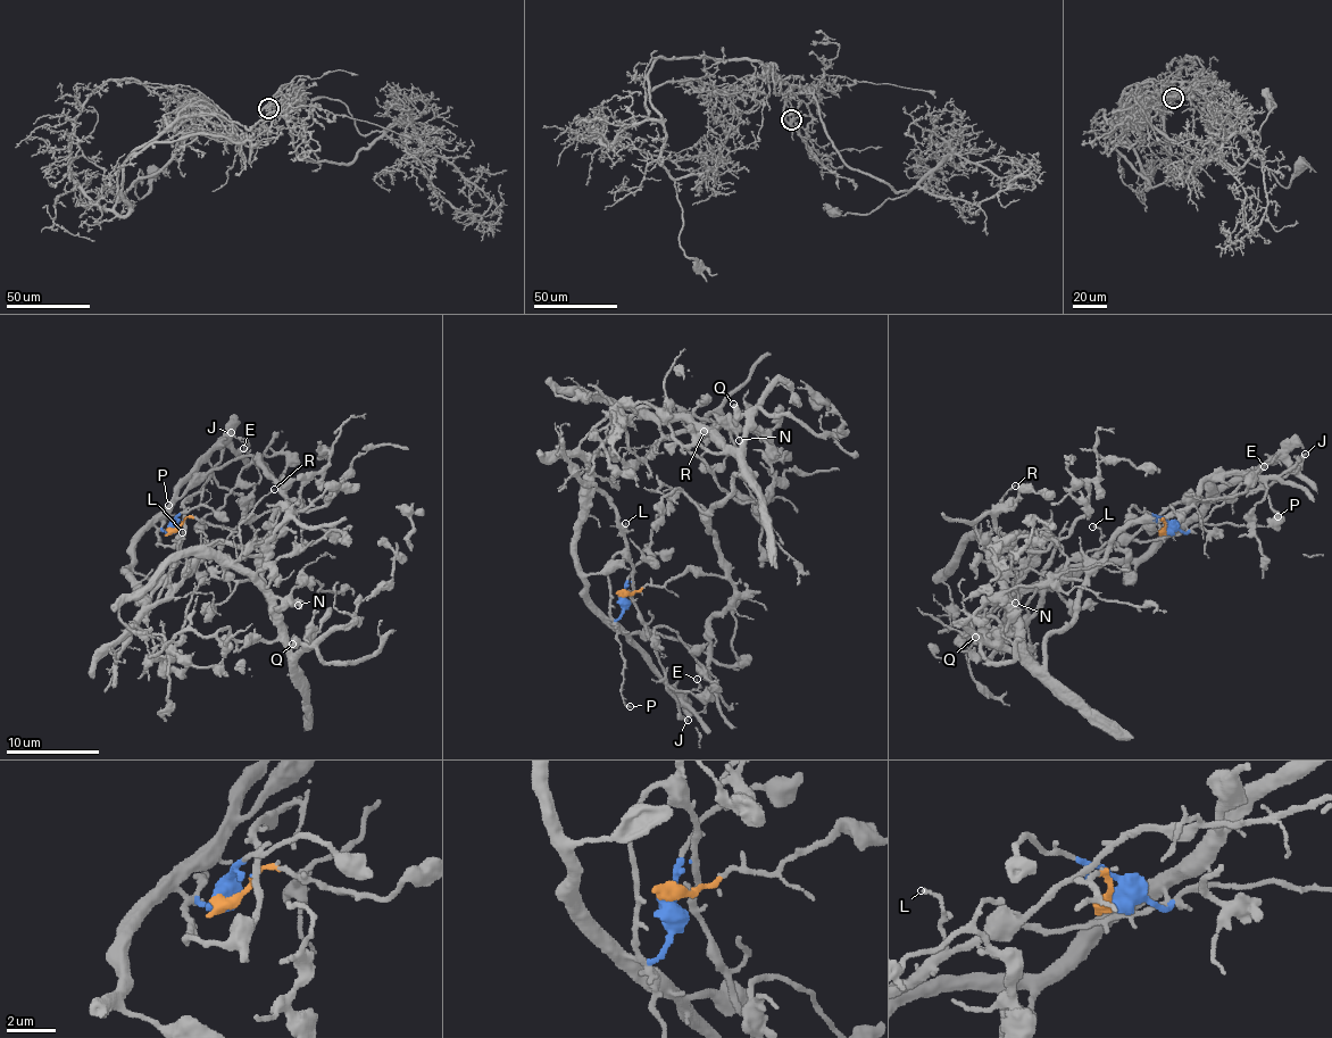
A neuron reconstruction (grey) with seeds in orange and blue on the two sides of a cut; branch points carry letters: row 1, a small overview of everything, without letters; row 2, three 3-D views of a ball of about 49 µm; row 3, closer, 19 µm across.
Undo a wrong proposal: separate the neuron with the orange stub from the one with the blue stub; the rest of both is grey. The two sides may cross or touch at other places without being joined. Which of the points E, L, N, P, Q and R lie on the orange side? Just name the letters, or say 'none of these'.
N, Q, R

